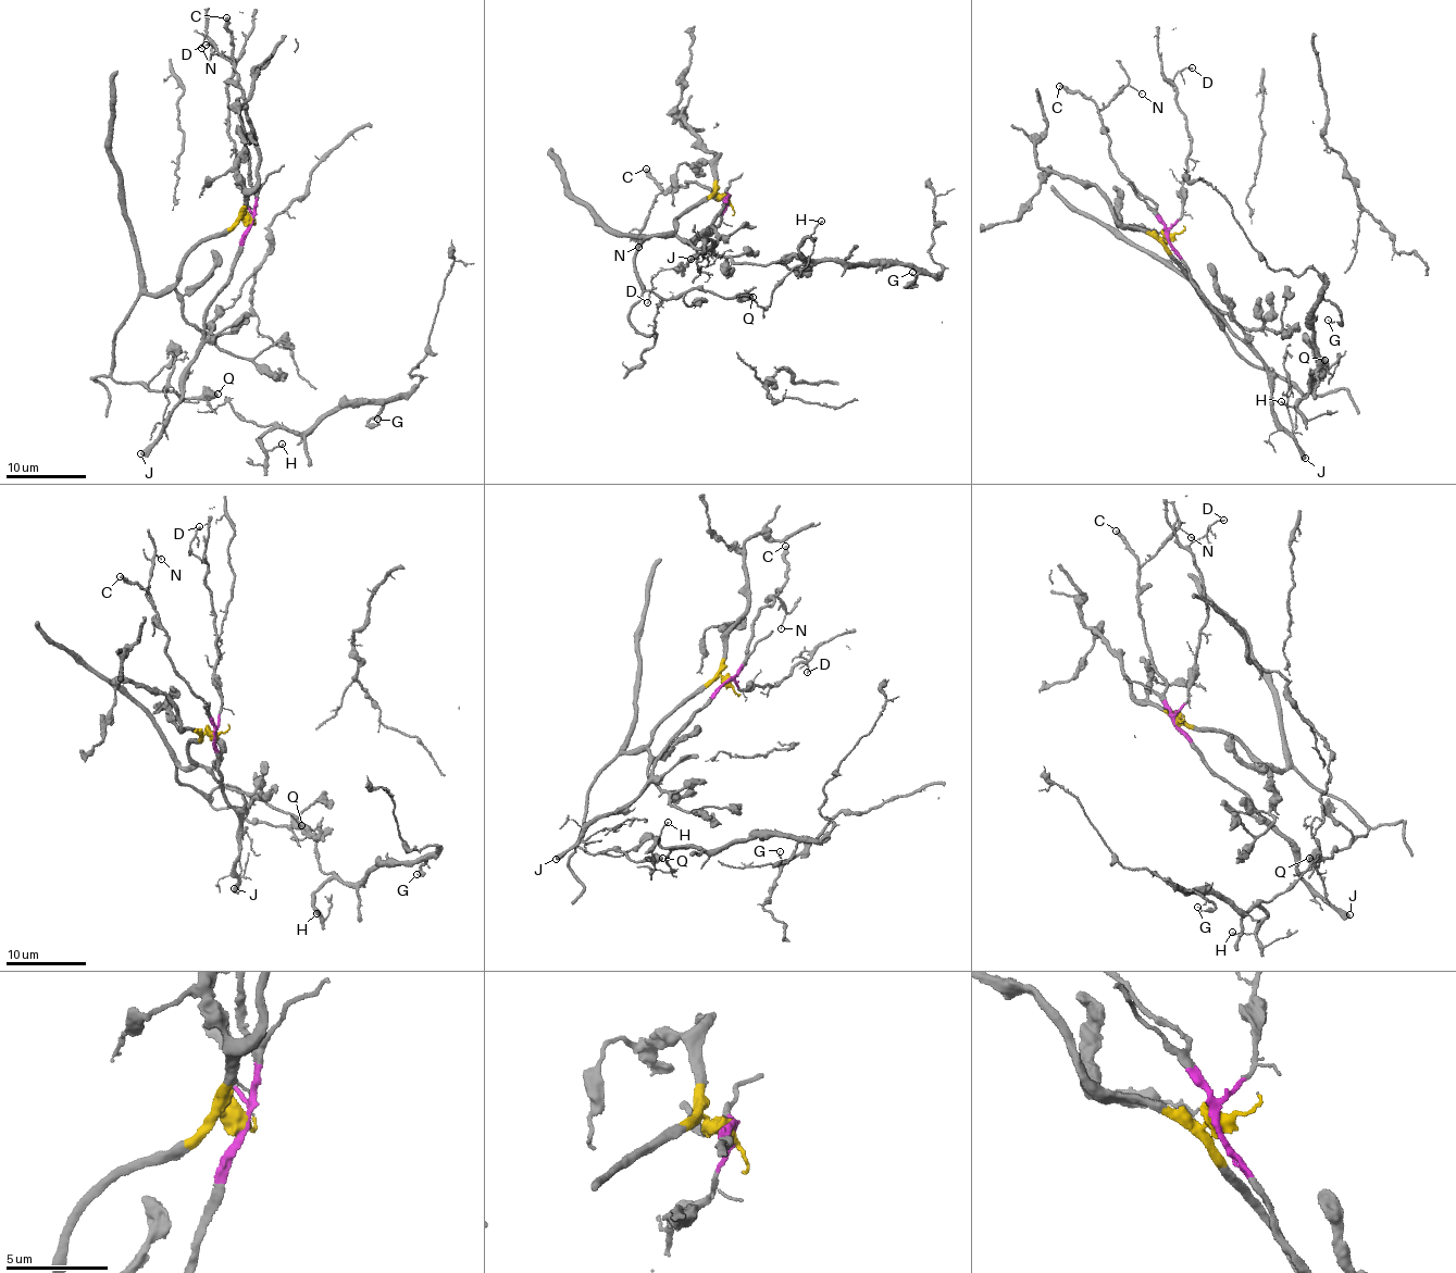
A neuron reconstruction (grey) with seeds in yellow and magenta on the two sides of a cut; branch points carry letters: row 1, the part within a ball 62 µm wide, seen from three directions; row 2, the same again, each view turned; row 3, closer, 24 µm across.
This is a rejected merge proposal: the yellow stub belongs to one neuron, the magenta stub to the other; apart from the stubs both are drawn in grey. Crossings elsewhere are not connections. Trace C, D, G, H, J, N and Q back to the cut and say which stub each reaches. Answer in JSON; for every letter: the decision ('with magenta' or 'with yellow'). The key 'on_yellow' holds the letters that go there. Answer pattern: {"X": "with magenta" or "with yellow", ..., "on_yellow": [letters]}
{"C": "with magenta", "D": "with magenta", "G": "with yellow", "H": "with yellow", "J": "with magenta", "N": "with magenta", "Q": "with yellow", "on_yellow": ["G", "H", "Q"]}

